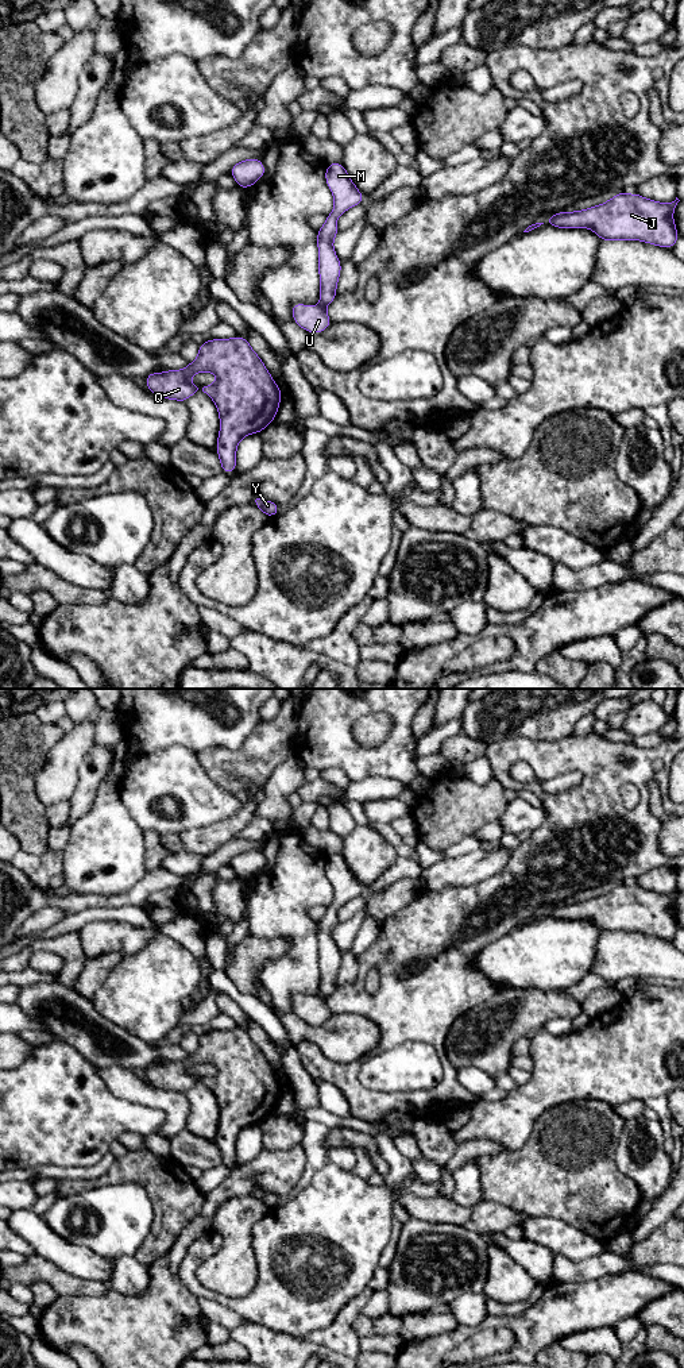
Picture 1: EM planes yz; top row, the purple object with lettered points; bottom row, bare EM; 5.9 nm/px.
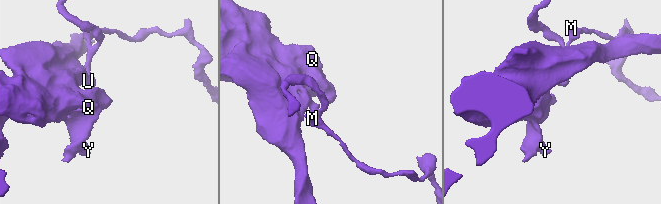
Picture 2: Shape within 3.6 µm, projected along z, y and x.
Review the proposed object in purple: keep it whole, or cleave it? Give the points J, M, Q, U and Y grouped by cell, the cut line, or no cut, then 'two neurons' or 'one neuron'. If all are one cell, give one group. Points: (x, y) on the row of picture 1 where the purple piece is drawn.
J Q U Y / M; cut in yz along (320, 304), (324, 307); two neurons

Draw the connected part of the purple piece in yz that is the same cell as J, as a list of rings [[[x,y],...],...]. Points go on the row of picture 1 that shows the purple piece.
[[[617,193],[608,201],[575,212],[557,212],[545,224],[557,228],[590,228],[600,240],[641,240],[672,248],[680,238],[673,211],[680,200],[658,203],[638,193]]]

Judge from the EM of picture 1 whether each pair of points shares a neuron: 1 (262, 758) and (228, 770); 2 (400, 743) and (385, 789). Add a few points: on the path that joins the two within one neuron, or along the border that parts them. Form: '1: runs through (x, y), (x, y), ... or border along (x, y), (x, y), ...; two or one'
1: runs through (254, 762), (236, 770); one
2: border along (418, 774), (409, 782), (387, 777), (358, 782); two

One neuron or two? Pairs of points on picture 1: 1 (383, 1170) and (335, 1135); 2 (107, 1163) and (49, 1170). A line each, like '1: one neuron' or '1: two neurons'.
1: one neuron
2: one neuron

